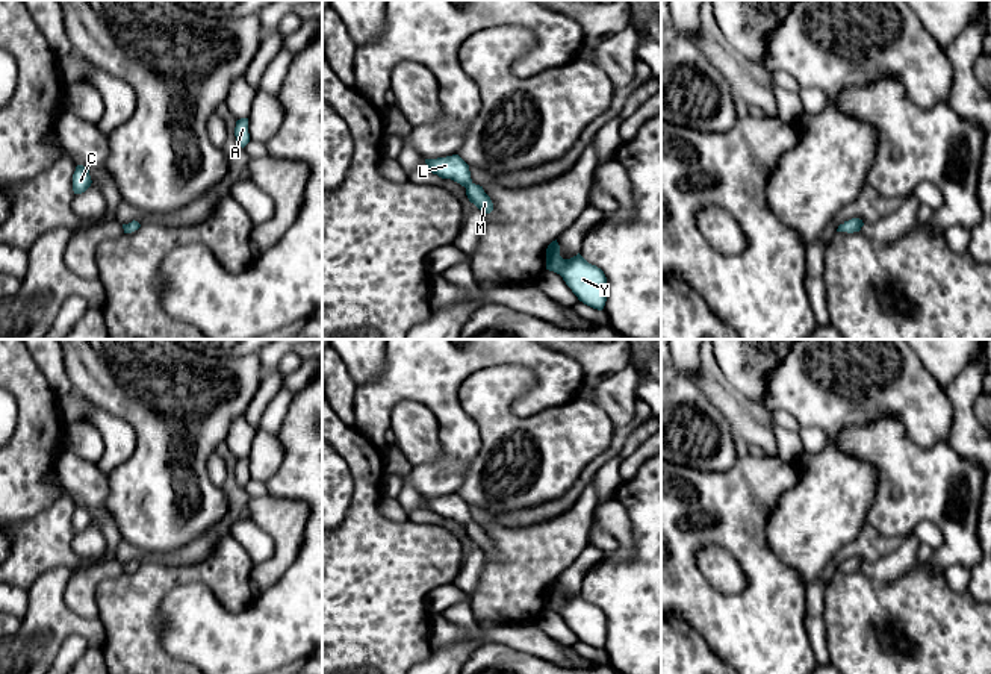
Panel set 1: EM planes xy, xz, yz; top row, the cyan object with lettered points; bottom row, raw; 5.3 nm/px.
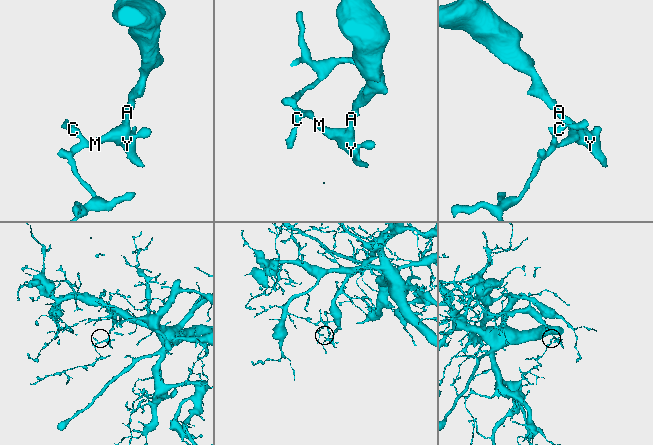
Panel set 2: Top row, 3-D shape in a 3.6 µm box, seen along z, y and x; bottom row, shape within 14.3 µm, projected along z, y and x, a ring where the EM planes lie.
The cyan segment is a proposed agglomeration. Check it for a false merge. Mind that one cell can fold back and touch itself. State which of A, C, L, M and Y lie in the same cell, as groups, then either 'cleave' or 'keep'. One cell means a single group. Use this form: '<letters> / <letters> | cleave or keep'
A C L M Y | keep

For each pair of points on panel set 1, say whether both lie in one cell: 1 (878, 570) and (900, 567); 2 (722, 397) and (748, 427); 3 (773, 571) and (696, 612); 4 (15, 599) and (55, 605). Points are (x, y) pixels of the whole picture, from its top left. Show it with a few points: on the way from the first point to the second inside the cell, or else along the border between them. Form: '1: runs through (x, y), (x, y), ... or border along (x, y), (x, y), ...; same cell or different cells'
1: runs through (884, 570), (894, 567); same cell
2: runs through (730, 405), (742, 420); same cell
3: runs through (754, 591), (733, 612), (716, 612); same cell
4: border along (29, 591), (29, 609), (20, 621); different cells

